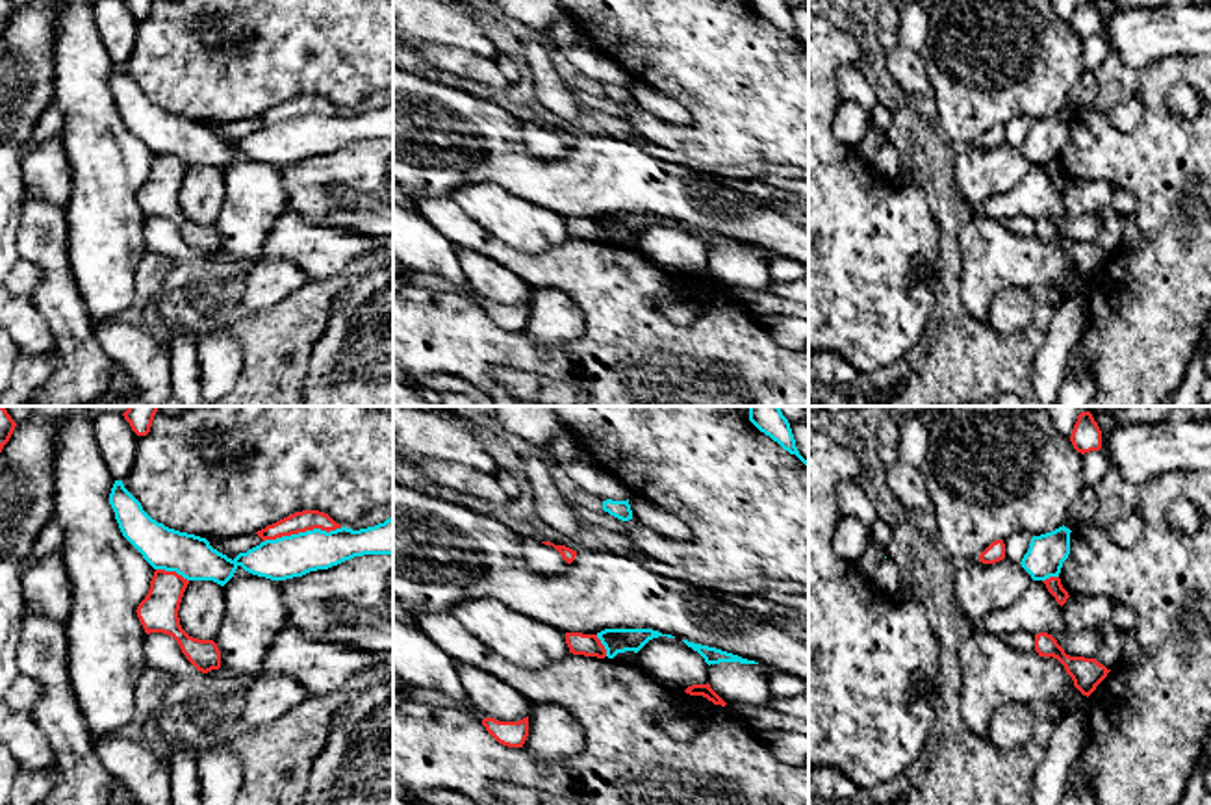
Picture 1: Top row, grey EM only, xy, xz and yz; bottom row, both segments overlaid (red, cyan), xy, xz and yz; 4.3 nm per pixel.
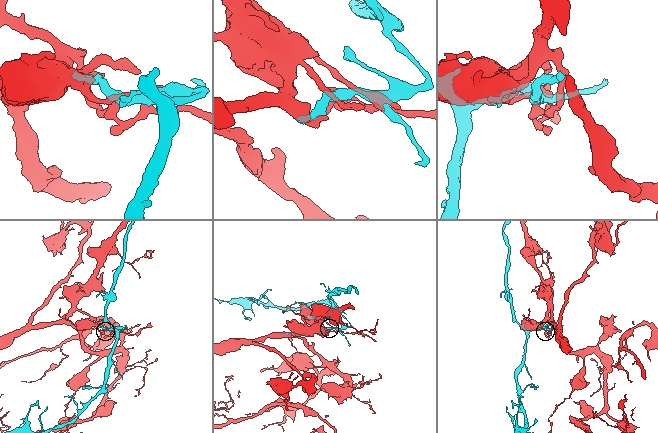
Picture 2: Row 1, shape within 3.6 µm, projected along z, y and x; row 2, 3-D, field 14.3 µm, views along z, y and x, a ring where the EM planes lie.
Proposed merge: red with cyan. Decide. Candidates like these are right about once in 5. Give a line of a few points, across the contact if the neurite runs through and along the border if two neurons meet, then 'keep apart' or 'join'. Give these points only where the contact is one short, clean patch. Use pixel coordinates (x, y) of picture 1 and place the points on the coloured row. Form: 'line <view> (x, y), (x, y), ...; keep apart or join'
keep apart

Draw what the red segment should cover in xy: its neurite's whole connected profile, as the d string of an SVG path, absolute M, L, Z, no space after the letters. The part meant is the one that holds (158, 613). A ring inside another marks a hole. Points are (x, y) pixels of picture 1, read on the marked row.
M156 569L147 597L137 607L137 618L147 634L172 636L187 660L202 673L221 668L221 651L213 640L189 636L178 618L189 581L176 571Z

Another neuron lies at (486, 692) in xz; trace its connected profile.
M458 662L458 675L467 699L486 718L519 722L534 707L523 694L488 670L475 668L469 662Z

